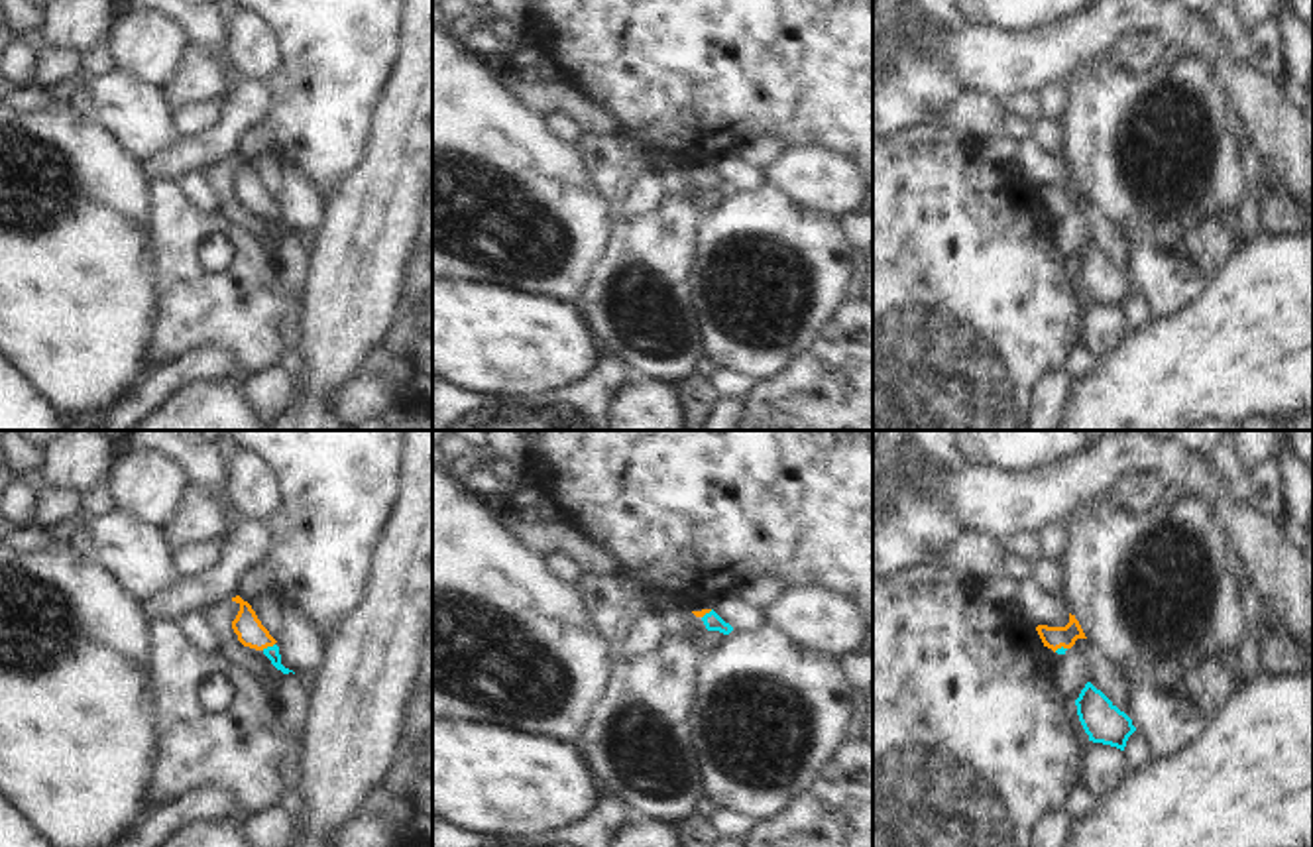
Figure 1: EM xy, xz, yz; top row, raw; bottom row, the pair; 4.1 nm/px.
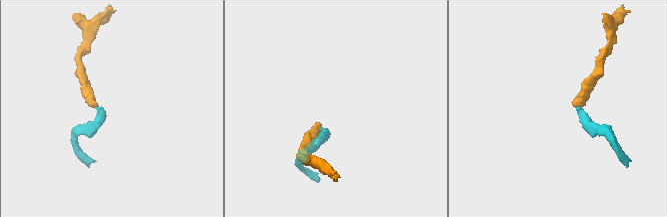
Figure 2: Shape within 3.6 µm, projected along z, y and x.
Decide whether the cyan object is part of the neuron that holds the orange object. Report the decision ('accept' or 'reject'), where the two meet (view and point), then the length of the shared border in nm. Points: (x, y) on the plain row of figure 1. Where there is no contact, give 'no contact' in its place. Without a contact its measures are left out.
accept; contact xy (268, 205); length 60 nm

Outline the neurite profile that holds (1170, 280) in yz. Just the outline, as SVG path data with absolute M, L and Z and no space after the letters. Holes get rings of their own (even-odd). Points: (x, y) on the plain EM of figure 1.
M1232 208L1187 228L1175 252L1158 248L1142 232L1126 232L1128 277L1148 299L1152 318L1177 312L1260 232L1250 208Z

